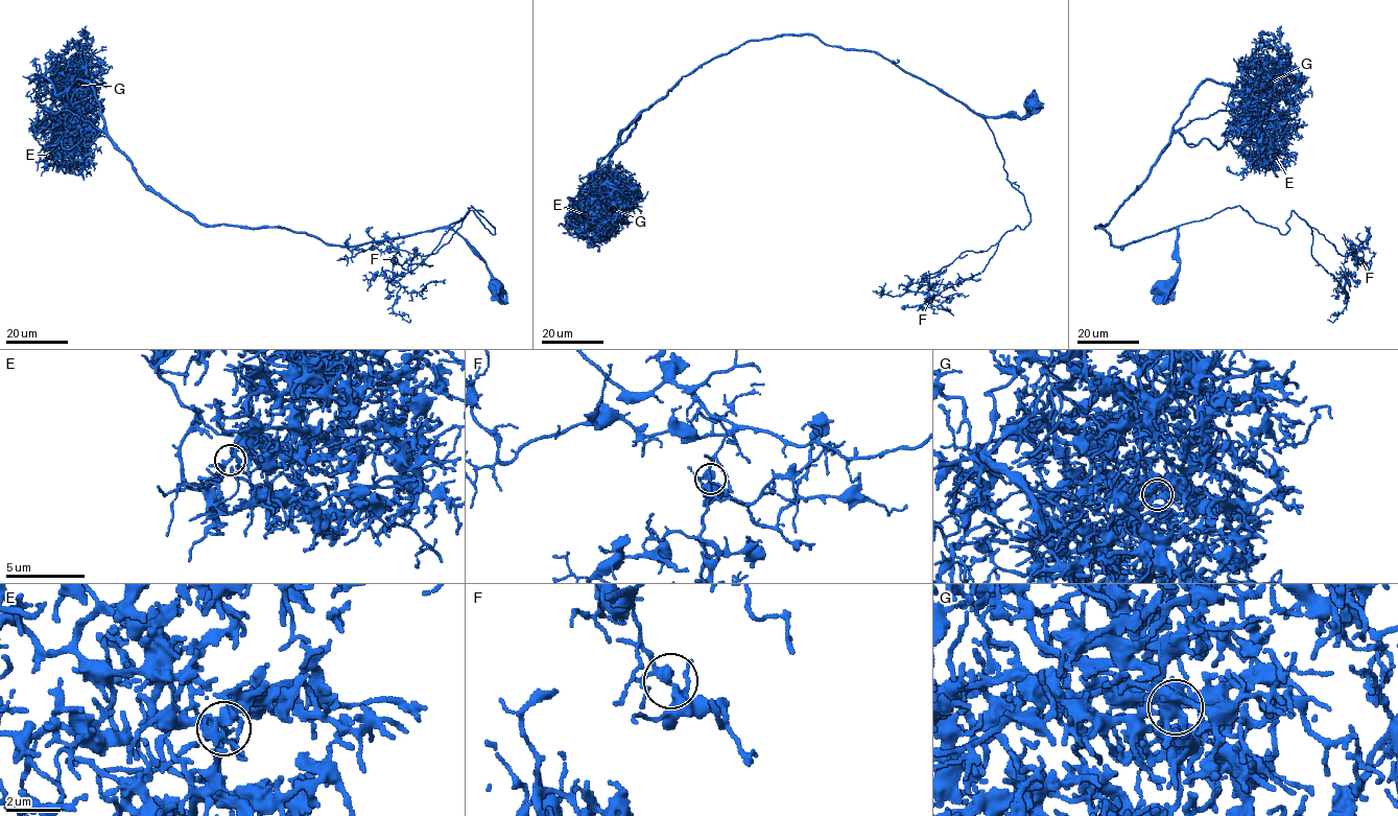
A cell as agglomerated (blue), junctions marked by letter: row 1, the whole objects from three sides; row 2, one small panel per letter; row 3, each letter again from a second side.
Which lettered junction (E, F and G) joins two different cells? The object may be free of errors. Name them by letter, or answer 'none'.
none

